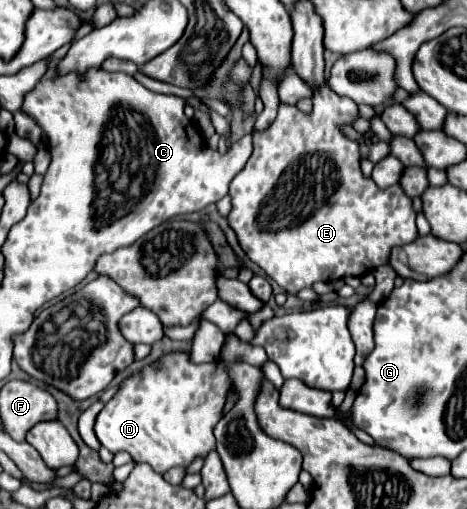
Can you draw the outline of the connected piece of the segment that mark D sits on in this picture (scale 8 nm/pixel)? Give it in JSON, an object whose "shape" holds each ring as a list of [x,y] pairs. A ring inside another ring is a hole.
{"shape":[[[171,350],[135,374],[127,376],[117,394],[103,406],[95,422],[95,434],[99,442],[113,454],[129,452],[135,462],[149,462],[159,474],[175,466],[189,466],[195,458],[205,458],[215,448],[213,426],[223,418],[223,404],[227,402],[227,390],[233,380],[229,370],[221,362],[195,364],[189,350]]]}

